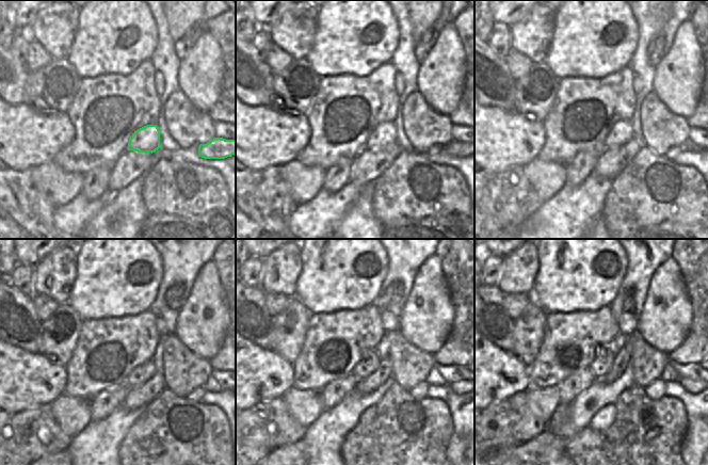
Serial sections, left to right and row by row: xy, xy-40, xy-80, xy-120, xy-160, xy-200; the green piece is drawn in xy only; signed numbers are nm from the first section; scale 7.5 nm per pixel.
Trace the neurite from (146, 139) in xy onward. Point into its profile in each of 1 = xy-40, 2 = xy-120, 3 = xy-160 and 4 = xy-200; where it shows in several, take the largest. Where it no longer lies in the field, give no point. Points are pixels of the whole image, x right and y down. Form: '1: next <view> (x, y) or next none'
1: next xy-40 (385, 133)
2: next xy-120 (142, 373)
3: next xy-160 (369, 362)
4: next xy-200 (604, 358)

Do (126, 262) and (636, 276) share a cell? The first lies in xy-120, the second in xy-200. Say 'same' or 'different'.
different

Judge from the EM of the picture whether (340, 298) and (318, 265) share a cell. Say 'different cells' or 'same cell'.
same cell

